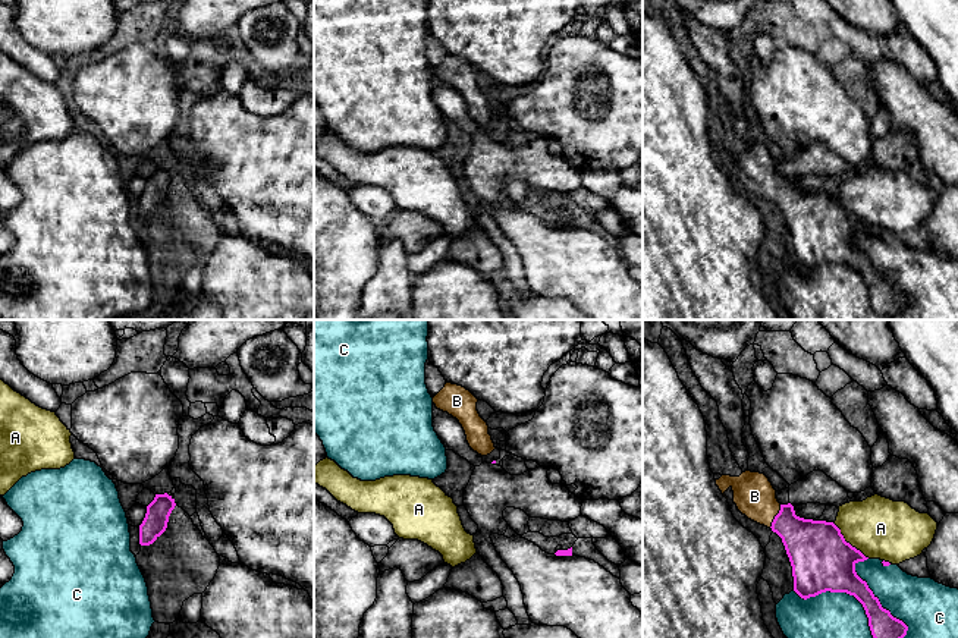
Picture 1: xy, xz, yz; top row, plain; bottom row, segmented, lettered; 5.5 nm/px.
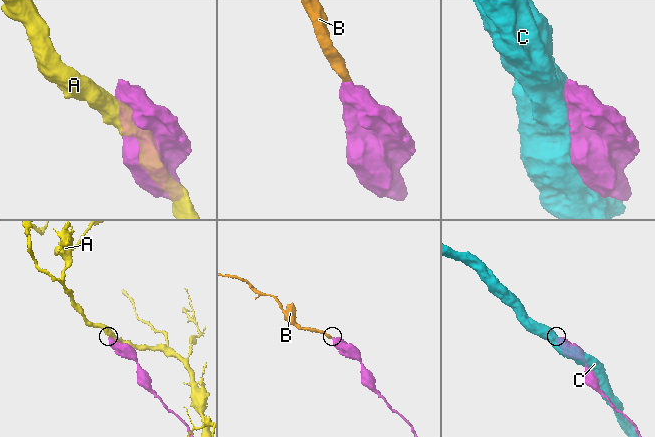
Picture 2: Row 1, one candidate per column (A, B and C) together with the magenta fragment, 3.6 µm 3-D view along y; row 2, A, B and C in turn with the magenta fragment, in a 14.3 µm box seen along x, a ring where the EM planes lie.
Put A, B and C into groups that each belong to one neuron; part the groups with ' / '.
A / B / C

